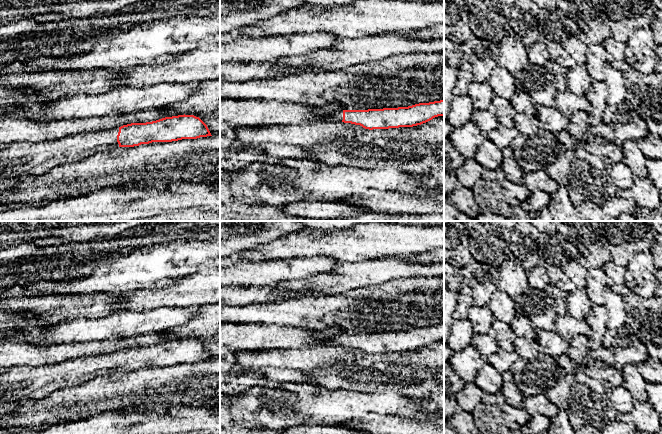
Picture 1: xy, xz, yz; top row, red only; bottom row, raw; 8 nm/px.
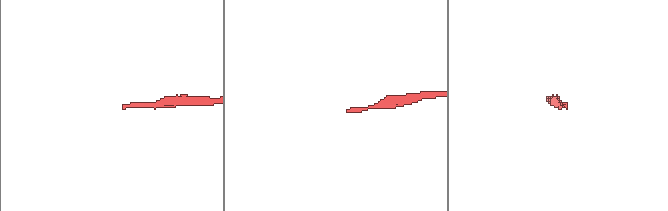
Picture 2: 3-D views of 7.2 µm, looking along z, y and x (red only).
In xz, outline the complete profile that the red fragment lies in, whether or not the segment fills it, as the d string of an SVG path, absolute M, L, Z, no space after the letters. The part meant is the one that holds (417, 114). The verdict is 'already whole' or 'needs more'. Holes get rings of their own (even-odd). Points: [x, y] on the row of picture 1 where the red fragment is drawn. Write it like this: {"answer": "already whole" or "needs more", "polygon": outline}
{"answer": "needs more", "polygon": "M444 100L398 108L340 110L323 121L341 121L373 130L413 127L438 116L444 116Z"}

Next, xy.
{"answer": "needs more", "polygon": "M184 114L57 140L12 142L0 146L0 192L17 188L22 176L42 175L58 165L77 162L97 152L207 136L212 135L199 117Z"}

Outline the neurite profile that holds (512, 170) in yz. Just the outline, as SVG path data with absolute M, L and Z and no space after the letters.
M512 147L502 149L503 164L501 169L504 171L506 177L514 184L522 184L524 172L518 165L514 157Z

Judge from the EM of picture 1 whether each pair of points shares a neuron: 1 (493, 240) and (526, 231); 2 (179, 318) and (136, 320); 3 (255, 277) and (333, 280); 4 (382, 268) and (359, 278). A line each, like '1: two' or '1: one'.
1: one
2: one
3: two
4: one

